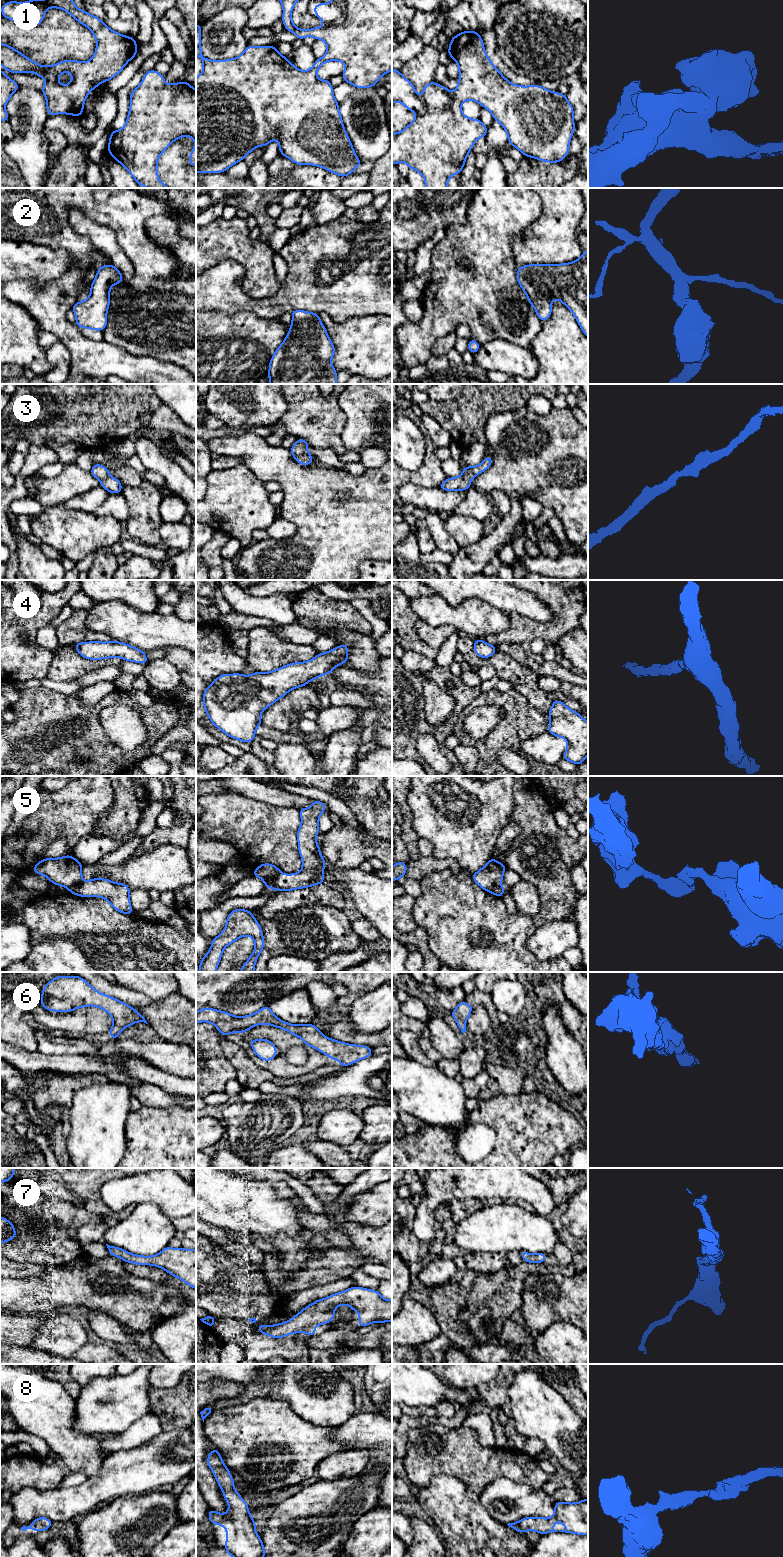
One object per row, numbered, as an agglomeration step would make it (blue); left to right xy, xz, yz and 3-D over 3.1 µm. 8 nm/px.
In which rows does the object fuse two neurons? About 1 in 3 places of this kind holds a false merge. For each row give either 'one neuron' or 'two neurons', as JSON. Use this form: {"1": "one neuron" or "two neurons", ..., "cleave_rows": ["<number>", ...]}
{"1": "one neuron", "2": "one neuron", "3": "one neuron", "4": "one neuron", "5": "two neurons", "6": "one neuron", "7": "one neuron", "8": "one neuron", "cleave_rows": ["5"]}

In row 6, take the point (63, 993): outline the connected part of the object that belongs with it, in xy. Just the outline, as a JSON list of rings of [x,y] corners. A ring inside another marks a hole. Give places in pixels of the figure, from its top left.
[[[77,975],[57,976],[43,987],[42,1008],[52,1012],[71,1012],[85,1006],[101,1008],[112,1016],[113,1025],[109,1030],[112,1040],[117,1039],[122,1029],[136,1022],[148,1024],[140,1012],[116,998],[98,992]]]

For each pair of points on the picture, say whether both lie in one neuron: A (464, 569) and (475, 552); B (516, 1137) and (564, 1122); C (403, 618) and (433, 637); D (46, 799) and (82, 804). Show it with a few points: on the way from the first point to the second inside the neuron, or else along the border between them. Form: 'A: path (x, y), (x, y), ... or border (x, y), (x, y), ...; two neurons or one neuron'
A: path (465, 565), (474, 556); one neuron
B: path (528, 1134), (532, 1130), (552, 1130); one neuron
C: border (418, 619), (414, 625), (414, 630), (427, 645); two neurons
D: path (55, 804), (73, 804); one neuron

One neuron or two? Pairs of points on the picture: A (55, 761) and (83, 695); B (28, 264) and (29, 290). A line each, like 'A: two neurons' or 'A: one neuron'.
A: two neurons
B: two neurons

